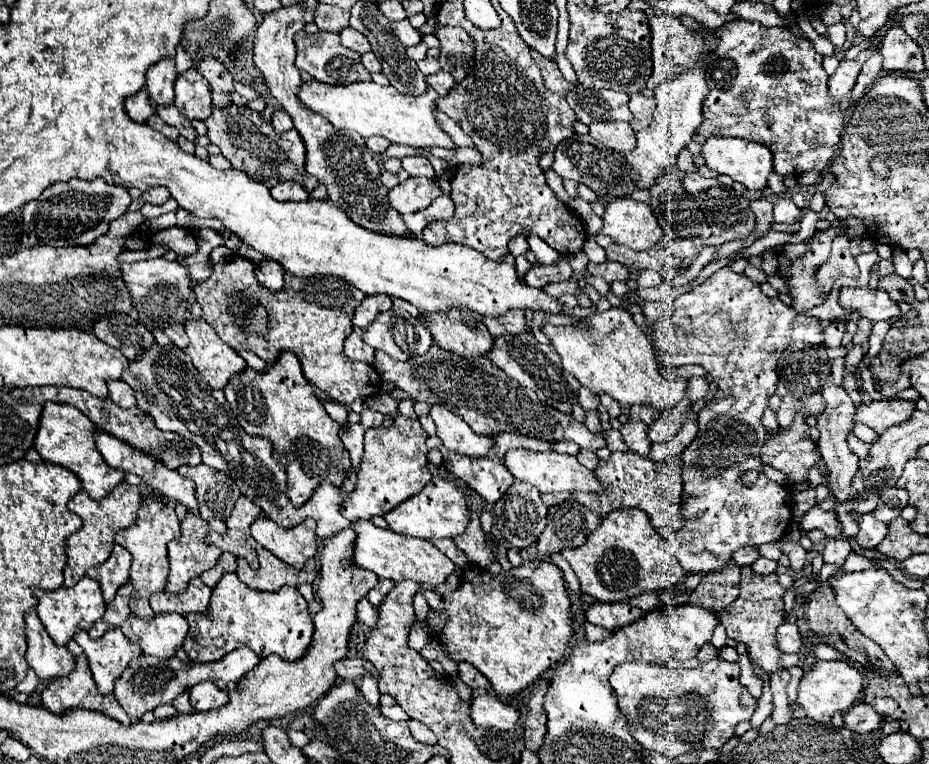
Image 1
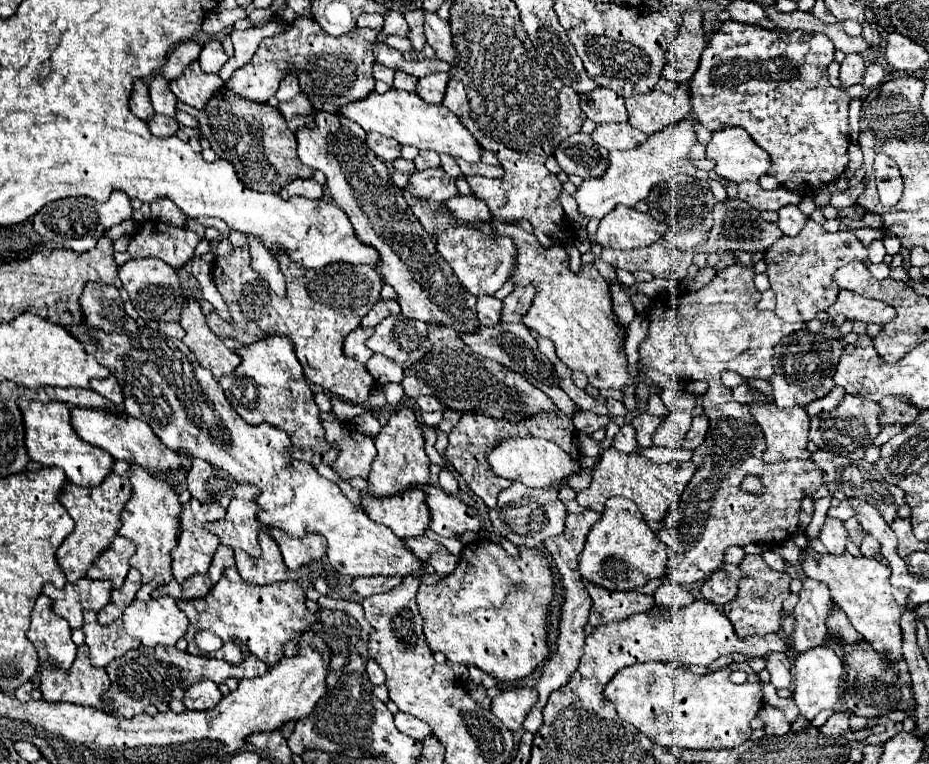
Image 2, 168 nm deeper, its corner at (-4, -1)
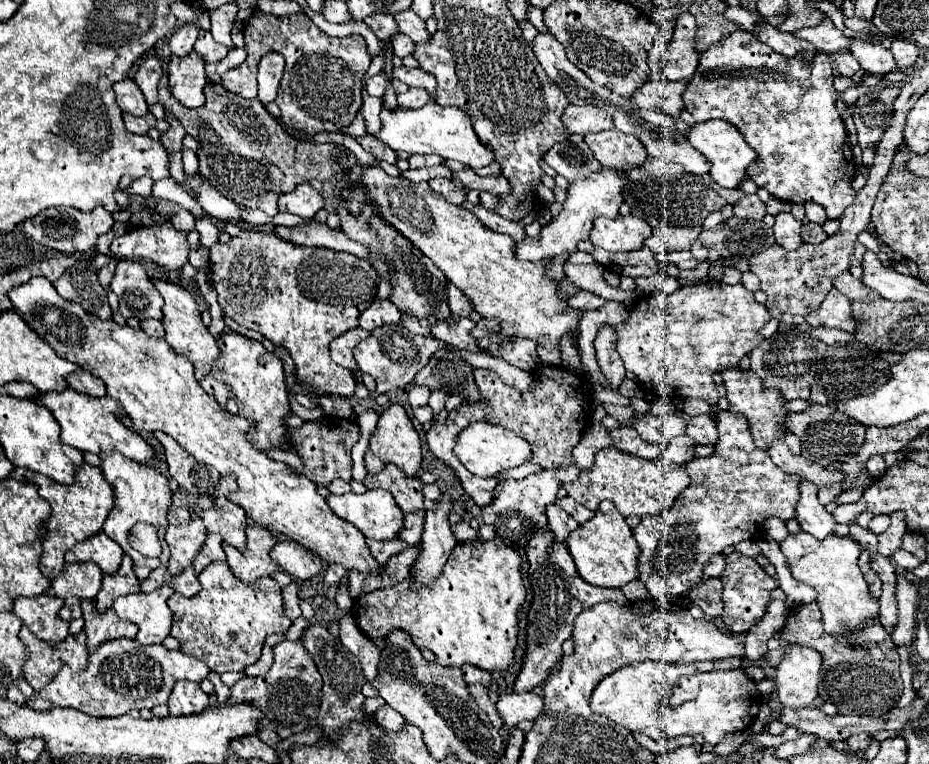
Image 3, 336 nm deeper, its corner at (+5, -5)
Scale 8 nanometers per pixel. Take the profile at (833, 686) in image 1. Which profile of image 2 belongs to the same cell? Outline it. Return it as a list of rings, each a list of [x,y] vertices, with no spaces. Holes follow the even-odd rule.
[[[816,647],[816,649],[808,649],[806,653],[800,653],[796,655],[794,659],[794,683],[792,683],[792,689],[794,689],[794,703],[800,711],[802,717],[806,717],[808,721],[812,721],[820,711],[824,709],[832,709],[838,699],[840,699],[840,679],[842,679],[842,659],[828,647]]]

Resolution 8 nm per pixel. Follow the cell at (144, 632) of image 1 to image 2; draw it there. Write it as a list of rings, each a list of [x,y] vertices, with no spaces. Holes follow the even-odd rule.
[[[158,597],[150,601],[134,599],[124,615],[124,627],[130,637],[140,639],[142,645],[176,645],[184,637],[188,617],[178,609],[172,597]]]

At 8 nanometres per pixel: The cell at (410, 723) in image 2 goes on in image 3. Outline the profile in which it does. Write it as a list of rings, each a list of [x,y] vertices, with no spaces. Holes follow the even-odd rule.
[[[389,705],[379,707],[379,709],[375,711],[375,719],[377,719],[377,723],[379,723],[383,729],[387,729],[387,731],[399,731],[399,729],[405,727],[405,721],[403,721]]]

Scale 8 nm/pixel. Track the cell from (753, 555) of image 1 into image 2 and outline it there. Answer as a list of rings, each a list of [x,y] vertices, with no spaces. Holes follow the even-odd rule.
[[[728,547],[724,551],[724,563],[734,563],[734,565],[740,565],[740,561],[744,559],[744,549],[742,547]]]

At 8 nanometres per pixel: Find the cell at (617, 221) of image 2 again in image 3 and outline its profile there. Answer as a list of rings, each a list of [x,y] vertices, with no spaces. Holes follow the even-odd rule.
[[[619,215],[615,219],[595,219],[589,241],[605,251],[635,251],[643,247],[647,237],[651,237],[651,227],[643,219],[635,215]]]

